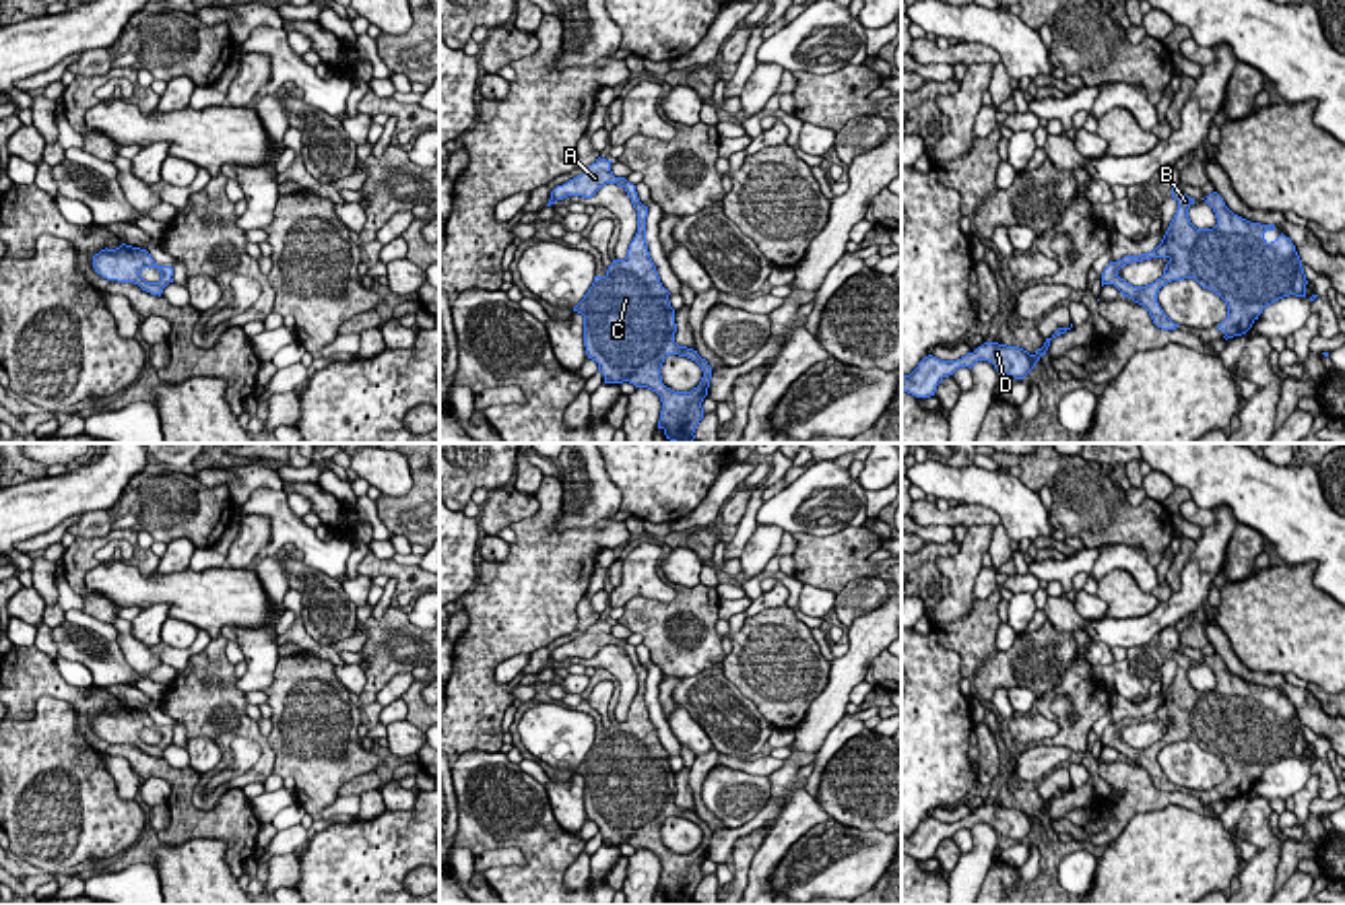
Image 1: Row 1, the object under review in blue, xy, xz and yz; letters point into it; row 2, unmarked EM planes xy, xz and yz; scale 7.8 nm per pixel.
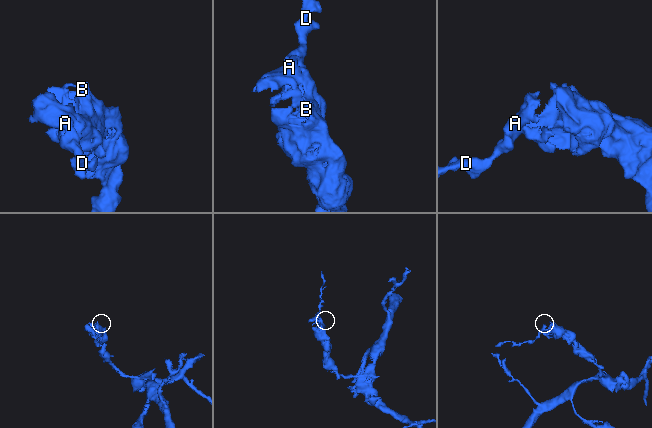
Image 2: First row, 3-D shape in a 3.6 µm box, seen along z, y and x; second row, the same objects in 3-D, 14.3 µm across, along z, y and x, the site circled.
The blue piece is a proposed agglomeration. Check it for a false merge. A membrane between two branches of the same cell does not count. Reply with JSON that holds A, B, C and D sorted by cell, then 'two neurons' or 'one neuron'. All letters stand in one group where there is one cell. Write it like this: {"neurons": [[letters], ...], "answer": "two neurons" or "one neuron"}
{"neurons": [["A", "B", "C", "D"]], "answer": "one neuron"}

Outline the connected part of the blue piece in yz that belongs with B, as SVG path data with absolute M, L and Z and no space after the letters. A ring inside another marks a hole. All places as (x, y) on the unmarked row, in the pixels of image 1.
M1172 649L1172 660L1178 672L1161 705L1149 715L1110 724L1102 734L1102 748L1114 746L1122 759L1143 767L1157 790L1178 790L1157 765L1159 750L1172 742L1194 740L1225 763L1227 779L1217 787L1225 802L1246 796L1267 767L1289 757L1306 759L1308 742L1291 701L1283 695L1271 705L1265 701L1275 686L1250 684L1234 676L1213 653L1203 662L1213 670L1217 686L1196 691L1188 680L1194 660L1178 649ZM1151 719L1170 722L1155 744L1133 748L1118 738L1122 728Z

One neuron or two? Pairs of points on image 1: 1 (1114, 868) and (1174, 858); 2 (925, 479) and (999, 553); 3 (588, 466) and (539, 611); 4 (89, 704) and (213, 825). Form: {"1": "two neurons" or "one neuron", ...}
{"1": "one neuron", "2": "two neurons", "3": "two neurons", "4": "one neuron"}

